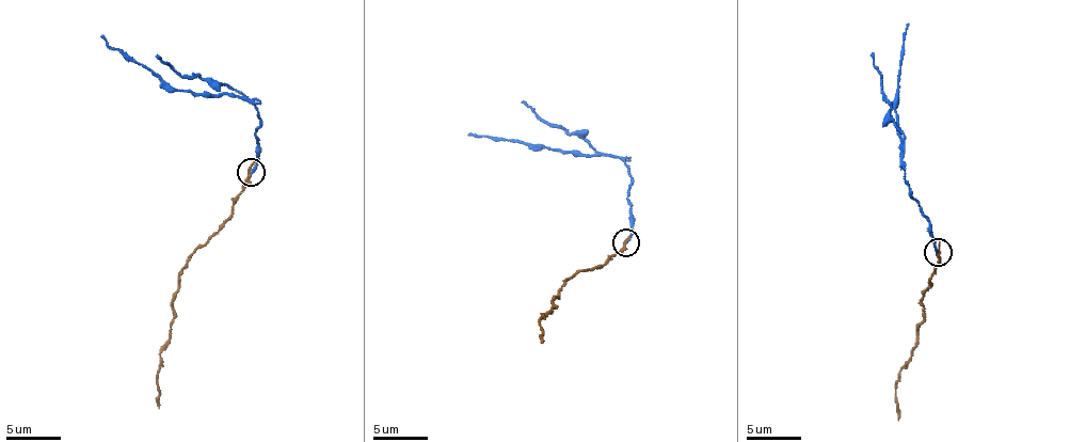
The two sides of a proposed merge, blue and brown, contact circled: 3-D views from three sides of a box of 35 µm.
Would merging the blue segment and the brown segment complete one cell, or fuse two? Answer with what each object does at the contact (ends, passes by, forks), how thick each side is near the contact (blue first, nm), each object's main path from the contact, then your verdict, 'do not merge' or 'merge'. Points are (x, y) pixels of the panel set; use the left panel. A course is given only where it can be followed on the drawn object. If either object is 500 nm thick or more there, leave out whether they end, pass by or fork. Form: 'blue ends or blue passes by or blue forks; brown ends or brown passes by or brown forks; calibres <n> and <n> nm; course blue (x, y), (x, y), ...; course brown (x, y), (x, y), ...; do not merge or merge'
blue ends; brown passes by; calibres 190 and 150 nm; course blue (250, 173), (259, 127), (257, 107), (232, 95), (202, 96), (172, 91), (108, 44), (102, 34); course brown (250, 172), (246, 186), (234, 203), (230, 217), (181, 270), (171, 334), (158, 368), (158, 408); do not merge

